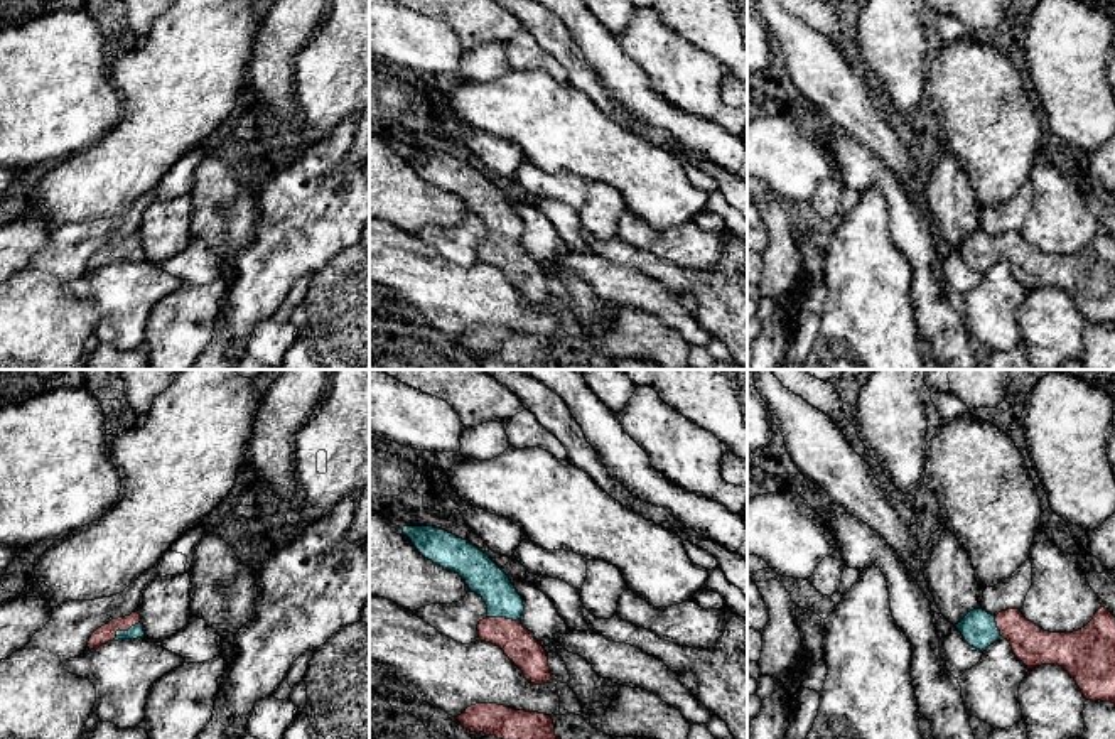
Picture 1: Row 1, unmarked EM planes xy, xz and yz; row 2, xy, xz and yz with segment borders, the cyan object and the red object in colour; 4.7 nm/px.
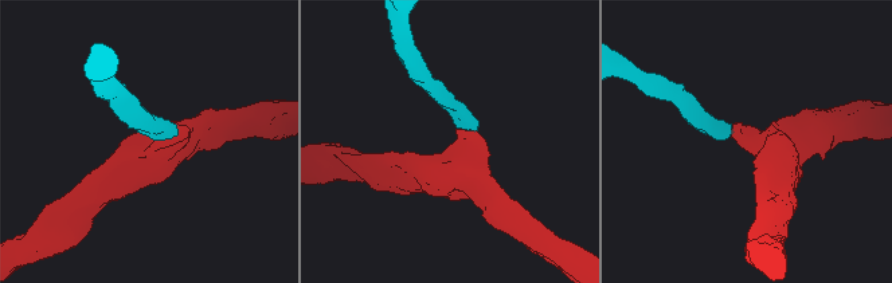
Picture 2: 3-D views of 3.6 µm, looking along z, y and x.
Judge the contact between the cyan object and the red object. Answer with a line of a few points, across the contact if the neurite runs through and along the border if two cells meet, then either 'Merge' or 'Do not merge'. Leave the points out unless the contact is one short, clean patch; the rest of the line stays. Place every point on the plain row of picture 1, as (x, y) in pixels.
Line: xy (135, 253), (123, 253), (107, 255). Merge

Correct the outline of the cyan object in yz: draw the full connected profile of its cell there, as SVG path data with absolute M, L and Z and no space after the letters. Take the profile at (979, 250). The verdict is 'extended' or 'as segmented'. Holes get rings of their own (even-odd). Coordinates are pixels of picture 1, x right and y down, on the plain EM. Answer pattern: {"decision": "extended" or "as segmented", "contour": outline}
{"decision": "extended", "contour": "M982 229L970 233L955 250L980 273L1005 260L1027 292L1059 287L1075 300L1086 322L1115 326L1115 238L1105 229L1073 255L1044 253L1027 243L1021 231L992 238Z"}

